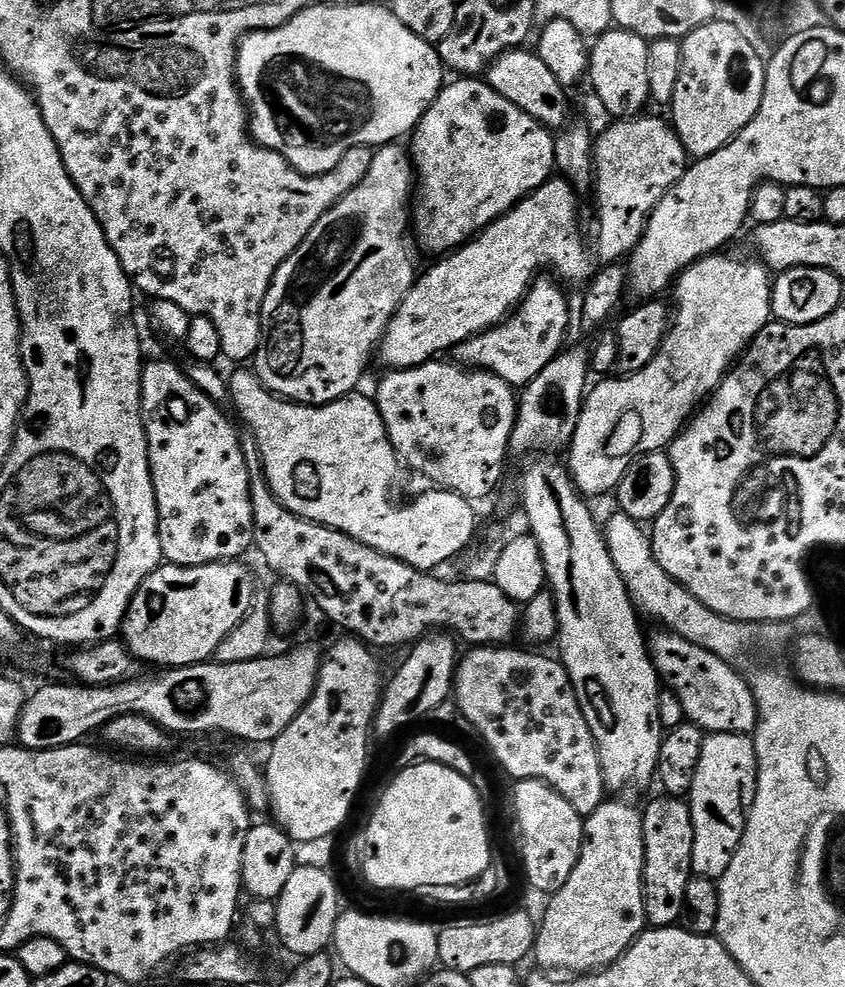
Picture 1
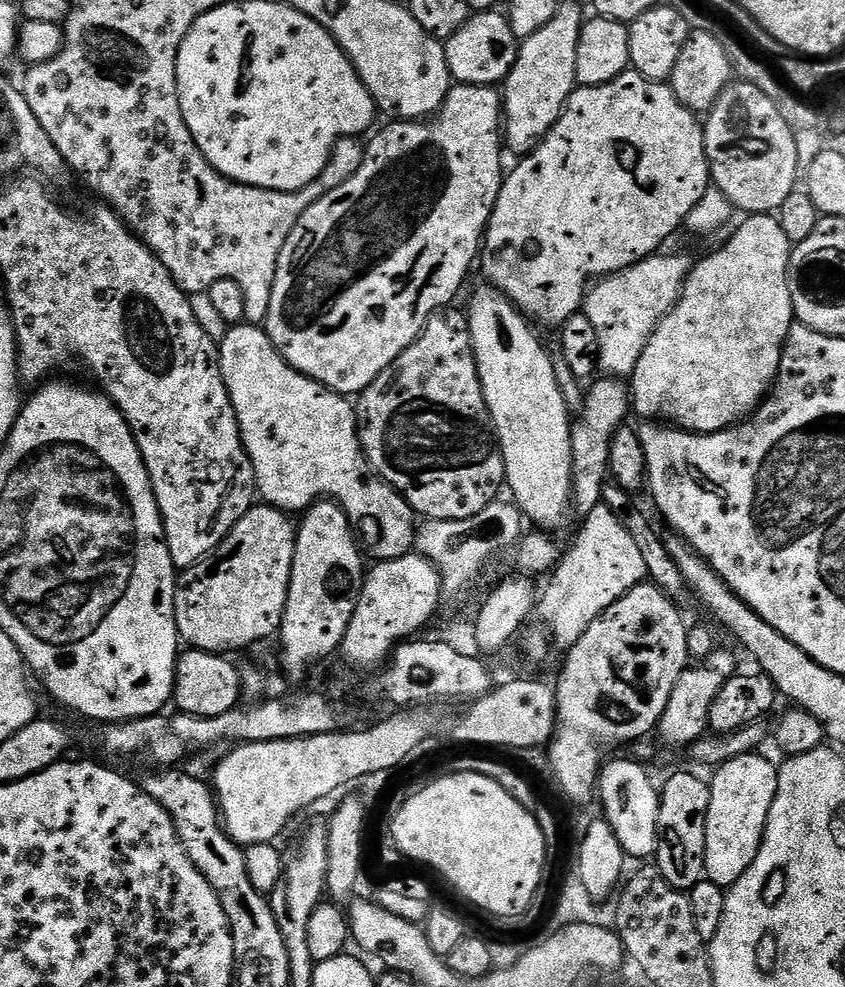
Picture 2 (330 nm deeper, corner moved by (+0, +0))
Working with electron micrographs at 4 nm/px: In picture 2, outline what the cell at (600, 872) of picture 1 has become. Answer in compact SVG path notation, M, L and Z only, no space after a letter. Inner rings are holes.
M721 650L710 653L706 662L699 666L701 668L695 668L695 666L685 668L678 682L674 682L670 702L666 702L666 710L658 725L658 736L661 736L672 748L680 748L683 744L691 746L709 731L710 706L714 698L718 698L725 679L737 671L735 658L730 653L721 652Z

